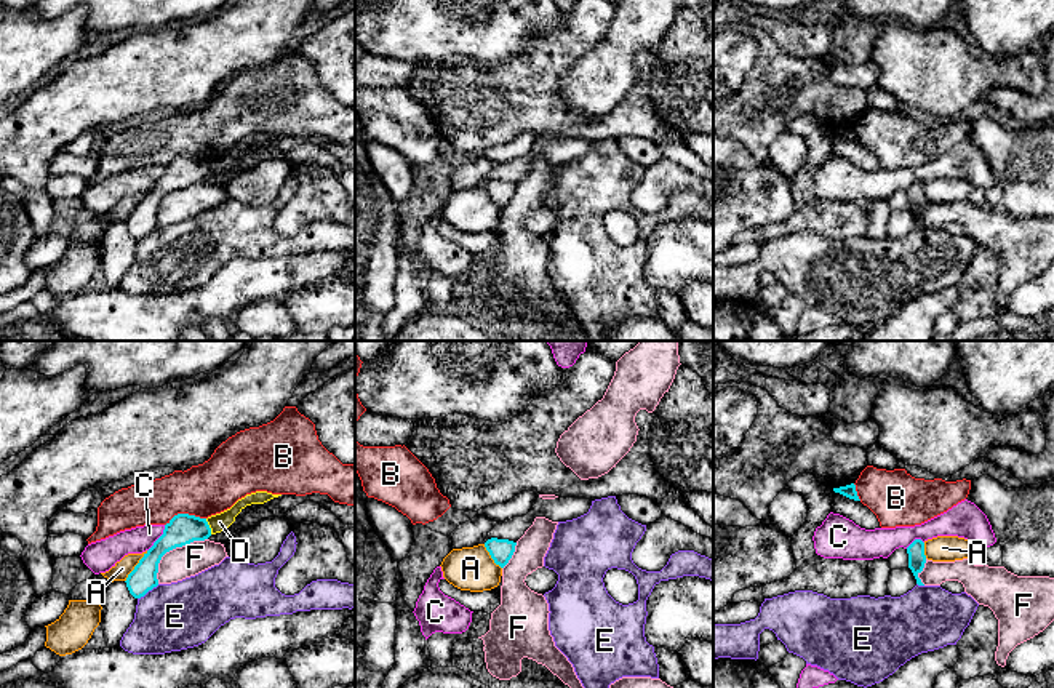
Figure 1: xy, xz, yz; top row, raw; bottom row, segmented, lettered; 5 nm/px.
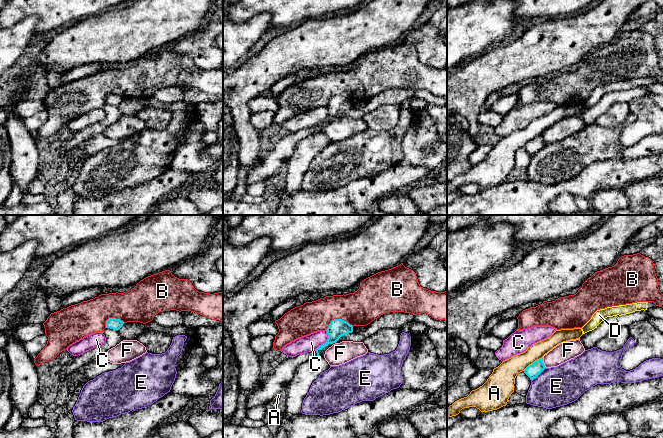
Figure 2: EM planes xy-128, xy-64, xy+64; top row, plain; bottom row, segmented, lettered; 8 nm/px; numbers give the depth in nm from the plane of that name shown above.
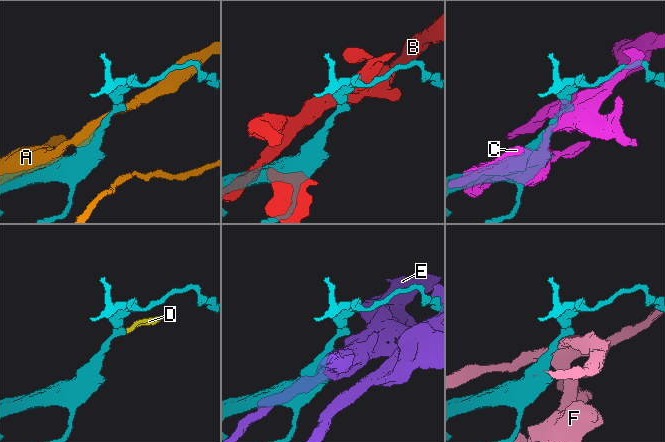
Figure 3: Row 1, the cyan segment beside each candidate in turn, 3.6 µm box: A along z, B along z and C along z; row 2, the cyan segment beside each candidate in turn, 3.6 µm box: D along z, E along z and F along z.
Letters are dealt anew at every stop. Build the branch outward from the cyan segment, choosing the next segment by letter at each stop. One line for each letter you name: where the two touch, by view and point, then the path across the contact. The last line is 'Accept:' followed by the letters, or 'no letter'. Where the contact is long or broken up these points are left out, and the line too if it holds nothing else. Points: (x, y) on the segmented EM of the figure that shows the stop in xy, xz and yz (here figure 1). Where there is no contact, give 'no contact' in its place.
Accept: no letter

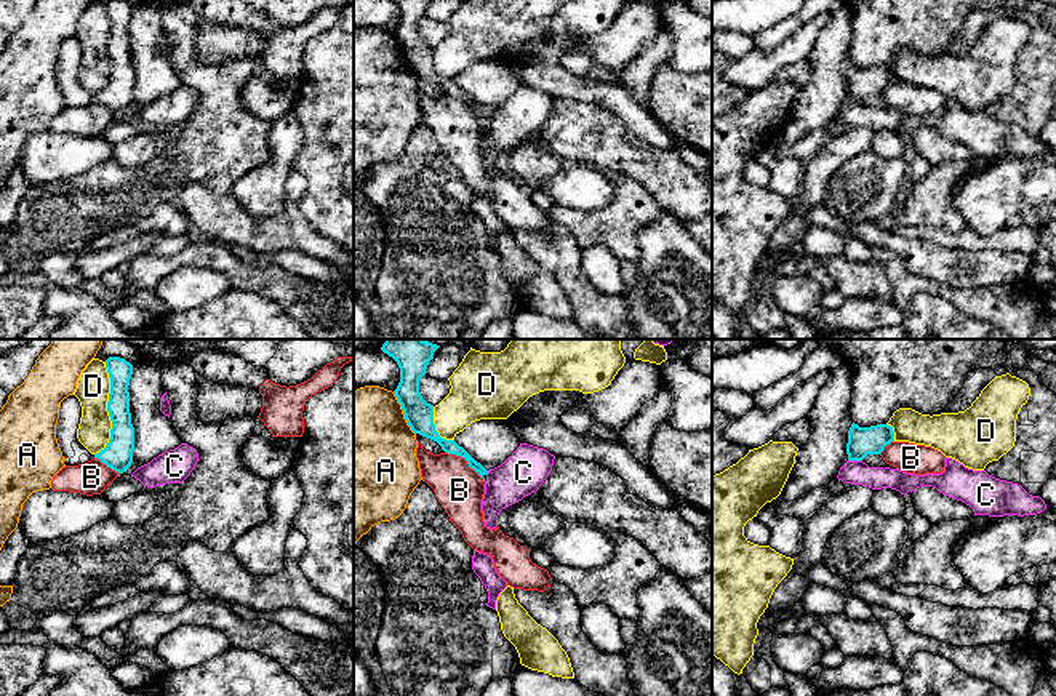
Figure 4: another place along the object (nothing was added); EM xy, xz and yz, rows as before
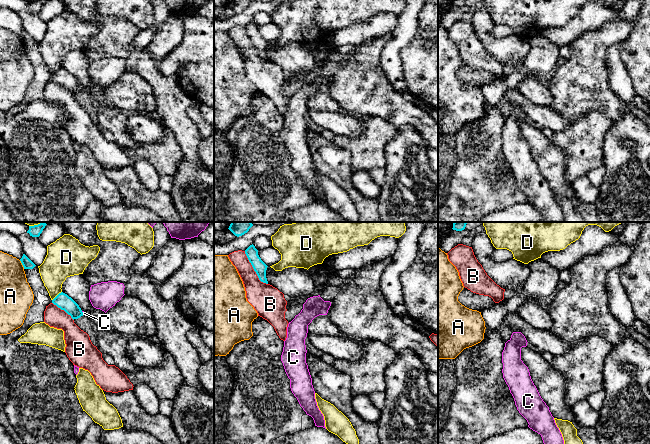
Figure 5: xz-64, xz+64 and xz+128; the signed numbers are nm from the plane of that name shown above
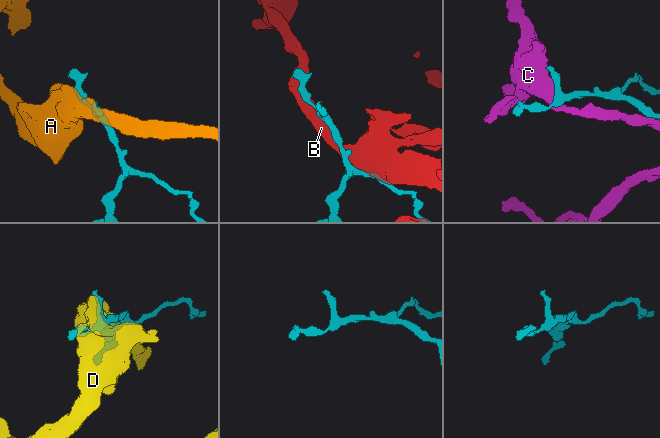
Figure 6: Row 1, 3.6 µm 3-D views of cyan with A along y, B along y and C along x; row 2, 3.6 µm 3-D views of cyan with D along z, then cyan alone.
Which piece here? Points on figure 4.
Accept: no letter

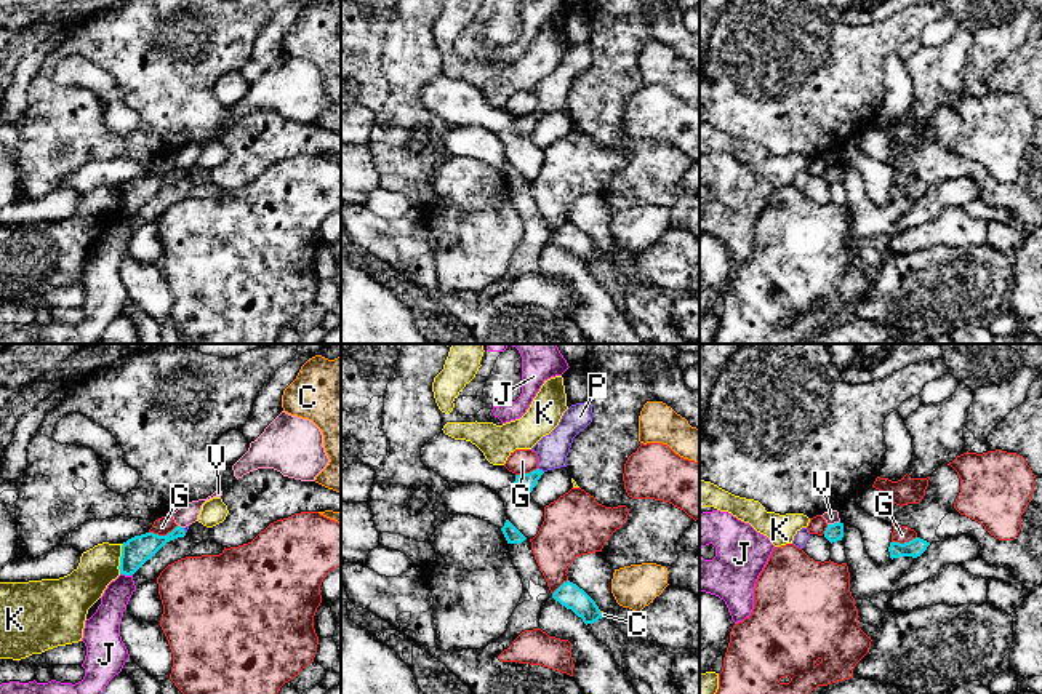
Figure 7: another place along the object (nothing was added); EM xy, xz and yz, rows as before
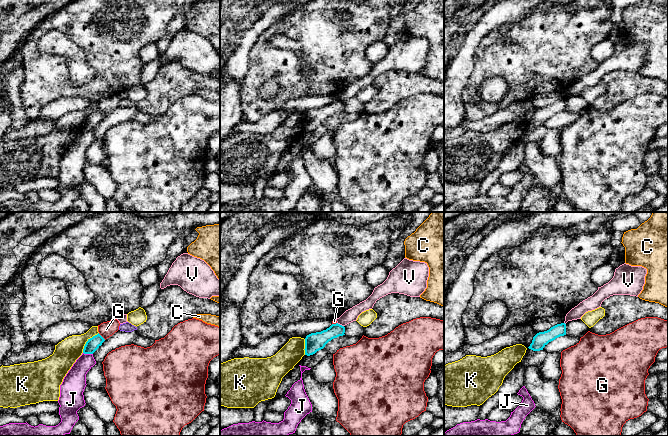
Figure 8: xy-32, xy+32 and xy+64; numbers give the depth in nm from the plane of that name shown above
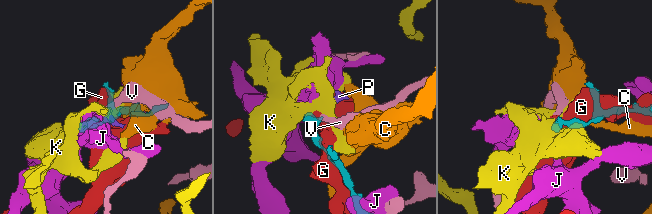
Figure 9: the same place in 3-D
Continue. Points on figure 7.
P: contact xz (541, 470); way xz (524, 483), (541, 470), (551, 450)
Accept: P

